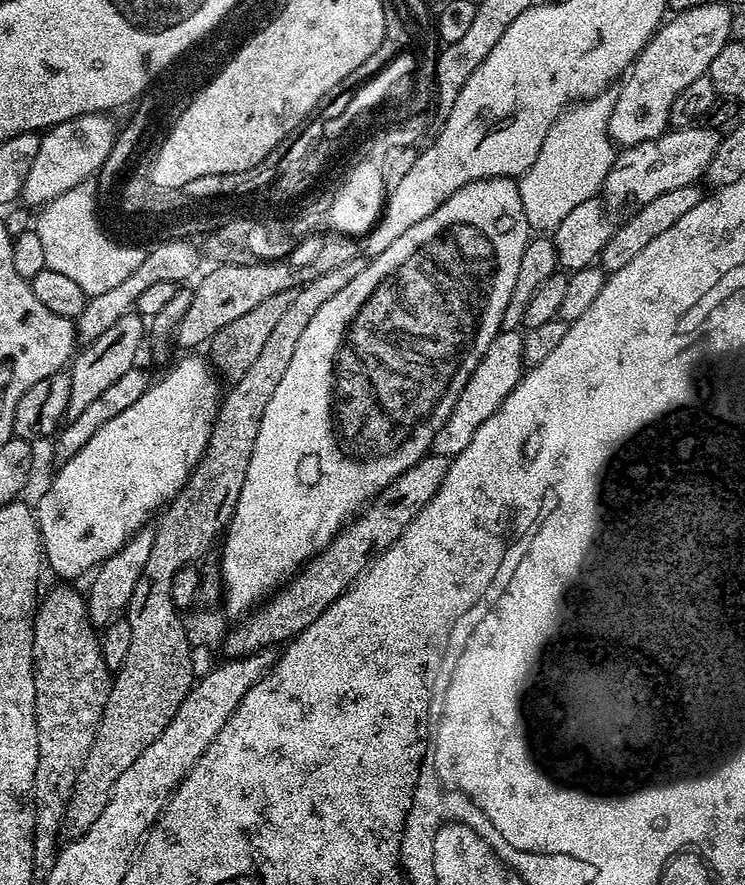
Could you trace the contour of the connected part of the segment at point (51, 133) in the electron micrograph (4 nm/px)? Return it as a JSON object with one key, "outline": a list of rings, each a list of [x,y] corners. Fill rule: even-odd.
{"outline":[[[91,112],[78,118],[70,118],[61,124],[55,124],[40,136],[38,154],[34,156],[34,166],[26,174],[22,200],[25,205],[44,206],[56,196],[74,189],[84,180],[93,179],[100,171],[112,144],[116,140],[118,124],[111,115],[103,112]]]}

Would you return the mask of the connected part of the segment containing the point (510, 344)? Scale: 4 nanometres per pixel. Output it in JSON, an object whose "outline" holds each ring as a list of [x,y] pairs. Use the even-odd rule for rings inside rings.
{"outline":[[[502,330],[492,339],[490,346],[485,347],[485,353],[478,362],[476,369],[470,374],[464,389],[458,394],[456,405],[452,407],[452,413],[444,427],[437,432],[432,439],[431,451],[438,456],[457,456],[466,446],[470,446],[470,438],[474,438],[474,430],[502,406],[502,402],[514,390],[514,386],[526,368],[524,355],[524,338],[519,331]]]}

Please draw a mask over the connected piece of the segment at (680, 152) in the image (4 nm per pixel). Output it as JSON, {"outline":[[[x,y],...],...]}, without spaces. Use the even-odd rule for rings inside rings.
{"outline":[[[695,124],[688,128],[671,129],[657,140],[647,140],[634,147],[621,149],[604,178],[600,191],[603,203],[609,209],[618,208],[632,196],[634,203],[641,204],[667,190],[697,183],[720,148],[721,139],[719,129],[710,128],[706,124]]]}

